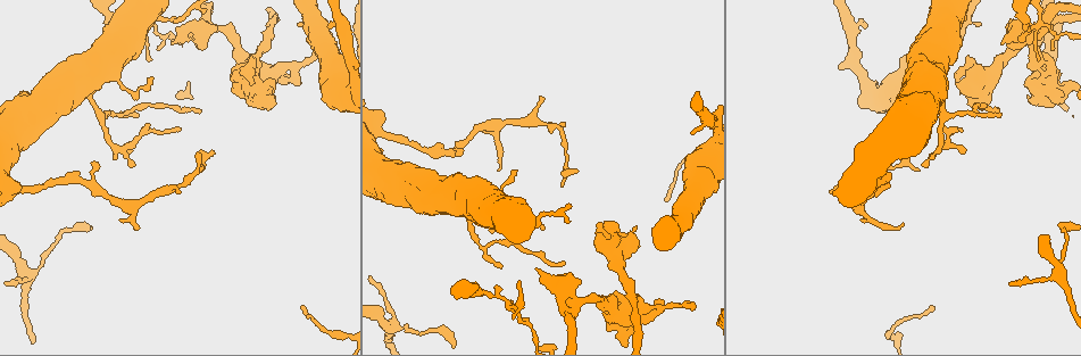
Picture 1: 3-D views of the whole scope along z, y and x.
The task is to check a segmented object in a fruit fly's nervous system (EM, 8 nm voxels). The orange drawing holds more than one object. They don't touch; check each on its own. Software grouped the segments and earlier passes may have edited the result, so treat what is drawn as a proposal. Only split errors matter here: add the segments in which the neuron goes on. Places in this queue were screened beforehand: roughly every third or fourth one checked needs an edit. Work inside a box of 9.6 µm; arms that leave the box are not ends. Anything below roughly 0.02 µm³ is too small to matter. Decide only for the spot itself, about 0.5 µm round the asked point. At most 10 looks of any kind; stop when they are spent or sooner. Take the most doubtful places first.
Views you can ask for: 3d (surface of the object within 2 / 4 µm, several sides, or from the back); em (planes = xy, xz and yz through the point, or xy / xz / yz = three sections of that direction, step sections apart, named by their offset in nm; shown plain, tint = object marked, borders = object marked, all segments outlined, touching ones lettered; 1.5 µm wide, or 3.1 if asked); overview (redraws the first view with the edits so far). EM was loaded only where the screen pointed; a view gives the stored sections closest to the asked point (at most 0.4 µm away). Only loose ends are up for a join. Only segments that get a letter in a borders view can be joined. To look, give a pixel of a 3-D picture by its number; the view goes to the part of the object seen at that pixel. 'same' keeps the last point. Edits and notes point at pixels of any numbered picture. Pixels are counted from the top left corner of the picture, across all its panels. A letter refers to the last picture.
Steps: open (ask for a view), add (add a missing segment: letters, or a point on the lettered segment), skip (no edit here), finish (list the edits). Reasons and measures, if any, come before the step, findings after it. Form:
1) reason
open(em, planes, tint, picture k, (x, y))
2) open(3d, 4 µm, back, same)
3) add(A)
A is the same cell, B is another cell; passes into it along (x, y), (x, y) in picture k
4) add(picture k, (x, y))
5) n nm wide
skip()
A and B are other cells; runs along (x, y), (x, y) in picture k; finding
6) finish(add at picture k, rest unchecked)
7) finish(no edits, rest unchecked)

thick end
open(em, planes, borders, picture 1, (1062, 94))

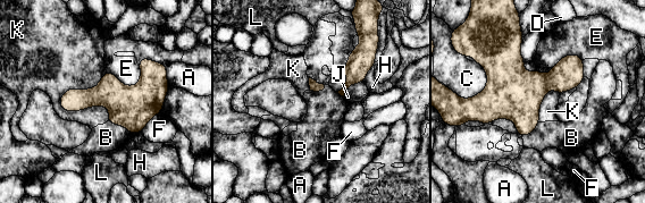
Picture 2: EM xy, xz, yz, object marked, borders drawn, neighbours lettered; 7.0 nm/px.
E touches over 440 nm
skip()
A, B, C, D, E, F, H, J, K and L are other cells; none of them fits

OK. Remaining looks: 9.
tapers out
open(em, planes, plain, picture 1, (332, 33))

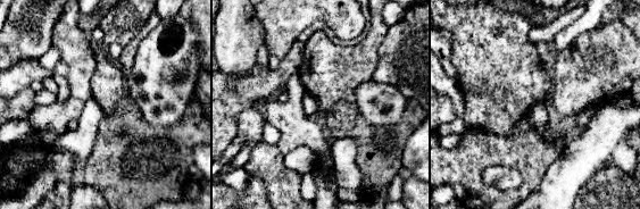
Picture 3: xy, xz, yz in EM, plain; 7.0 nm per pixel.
see the neighbours
open(em, planes, borders, same)

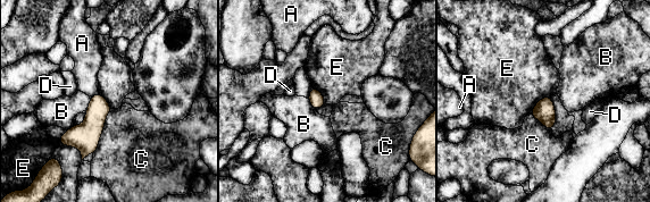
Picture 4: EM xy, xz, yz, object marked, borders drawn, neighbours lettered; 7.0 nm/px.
110 nm wide
skip()
A, B, C, D and E are other cells; border along (57, 139), (75, 146), (82, 159) in picture 4; none of them fits

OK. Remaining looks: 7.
free end
open(3d, 2 µm, picture 1, (203, 45))

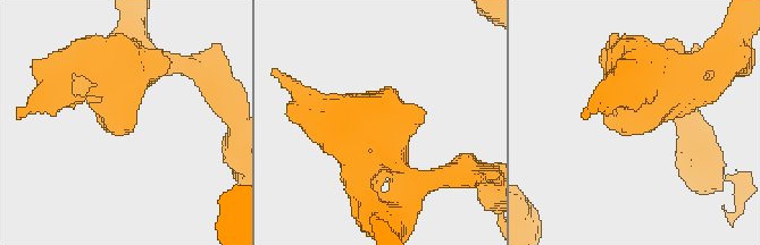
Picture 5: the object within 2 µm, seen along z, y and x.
open(em, planes, plain, picture 5, (120, 125))

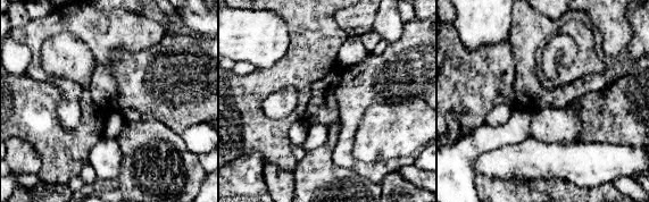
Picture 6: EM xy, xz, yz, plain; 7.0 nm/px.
see the neighbours
open(em, planes, borders, same)

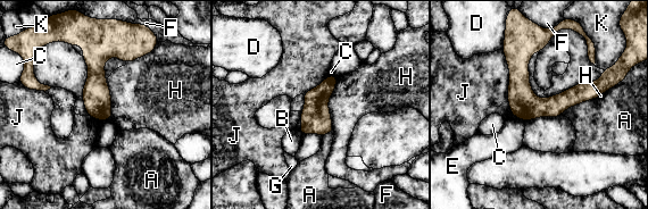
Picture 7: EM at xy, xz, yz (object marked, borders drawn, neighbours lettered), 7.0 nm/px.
skip()
A, B, C, D, E, F, G, H, J and K are other cells; runs along (533, 41), (521, 88), (537, 103), (603, 89) in picture 7; none of them fits

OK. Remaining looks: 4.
branch stops here
open(3d, 2 µm, picture 1, (232, 83))

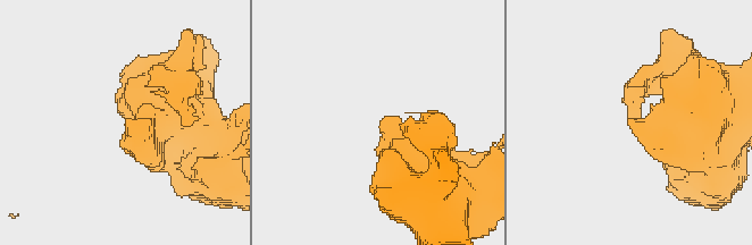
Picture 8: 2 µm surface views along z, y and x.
shape alone is not enough
open(em, planes, borders, picture 8, (126, 124))

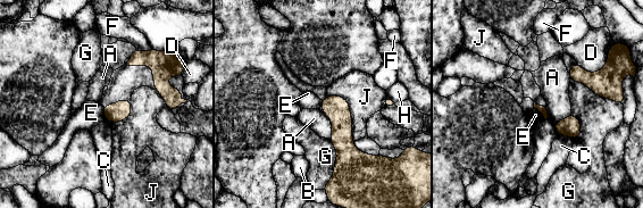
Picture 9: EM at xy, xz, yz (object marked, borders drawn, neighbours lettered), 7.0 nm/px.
G touches over 400 nm
skip()
A, B, C, D, E, F, G, H and J are other cells; border along (101, 106), (106, 118) in picture 9; no lettered segment goes on from it

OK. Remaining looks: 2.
finish(no edits, rest unchecked)

